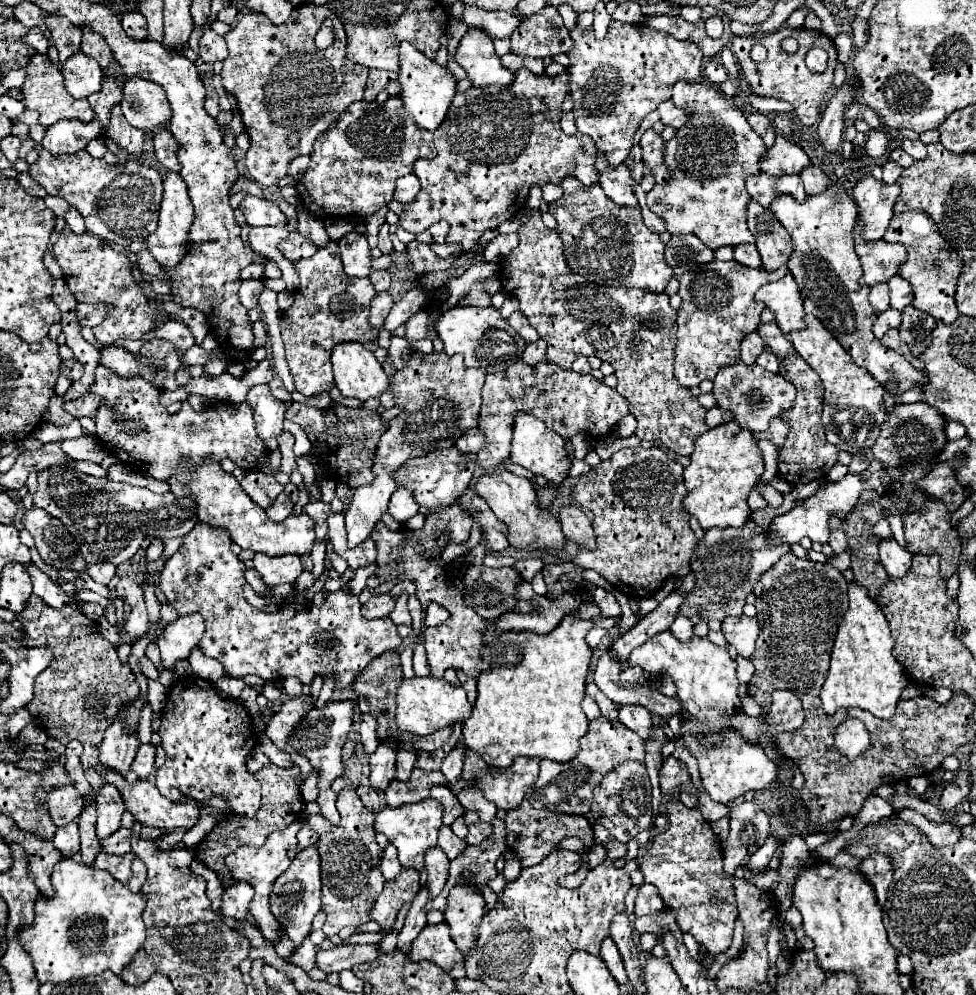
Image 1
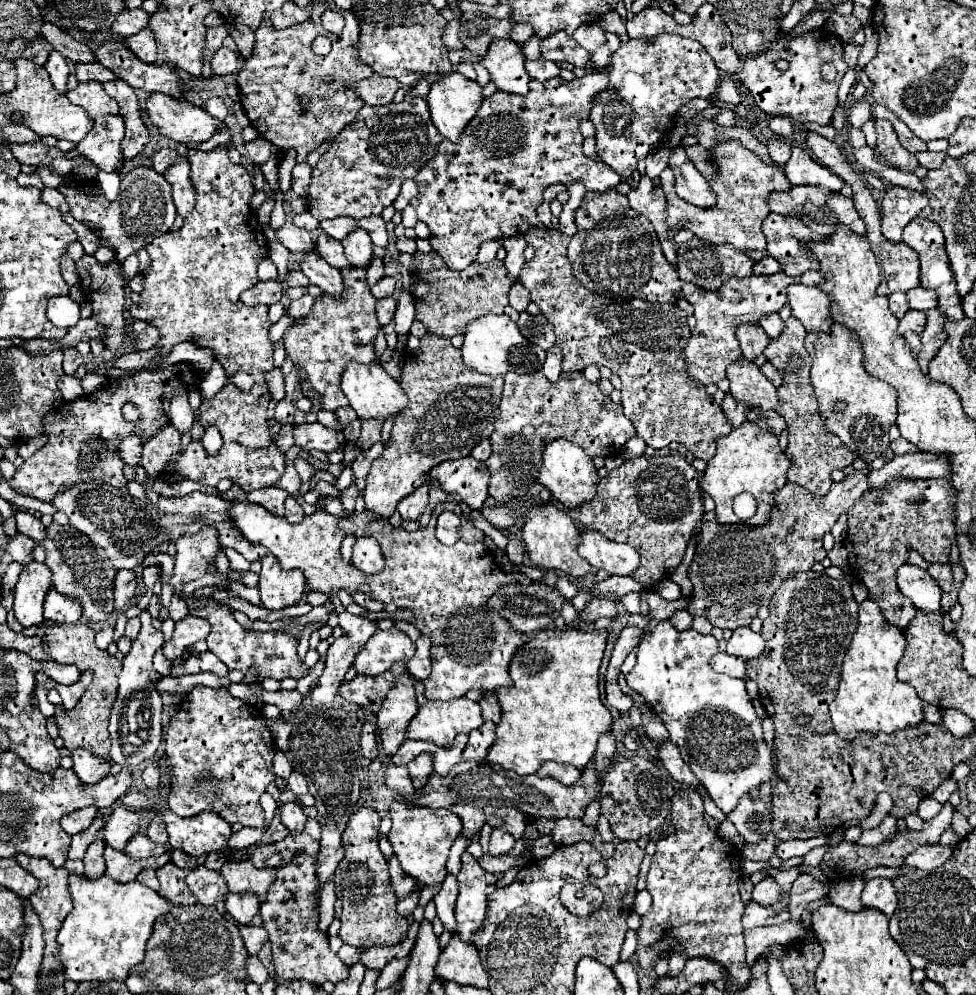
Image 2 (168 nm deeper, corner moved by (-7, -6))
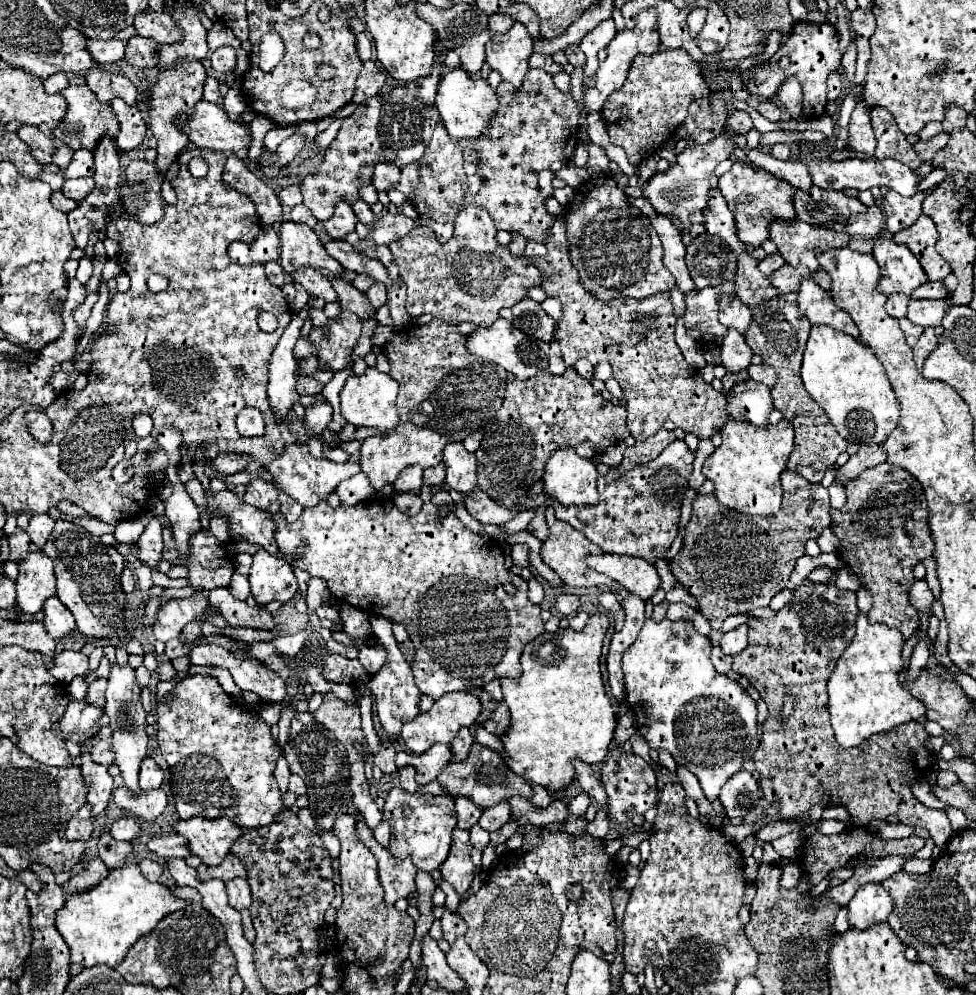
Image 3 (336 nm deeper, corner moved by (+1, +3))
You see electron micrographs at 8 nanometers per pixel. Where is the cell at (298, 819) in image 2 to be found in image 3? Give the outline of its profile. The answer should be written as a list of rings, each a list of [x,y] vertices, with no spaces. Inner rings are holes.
[[[191,675],[191,677],[185,677],[183,681],[179,681],[175,685],[173,693],[175,693],[173,703],[169,703],[169,705],[157,705],[157,743],[159,743],[159,751],[161,751],[163,759],[169,765],[169,773],[171,773],[171,781],[169,783],[171,783],[171,791],[173,791],[173,797],[175,797],[177,815],[181,819],[189,819],[189,817],[195,817],[195,815],[203,815],[207,819],[229,817],[239,827],[261,827],[261,825],[269,825],[273,821],[273,815],[277,815],[277,811],[281,811],[281,807],[283,807],[281,791],[279,791],[277,781],[275,781],[275,775],[273,775],[275,765],[277,765],[277,755],[281,755],[281,745],[273,739],[271,727],[265,725],[265,721],[261,717],[253,715],[251,711],[245,711],[243,709],[243,703],[231,699],[231,695],[227,695],[221,689],[219,681],[213,675]]]

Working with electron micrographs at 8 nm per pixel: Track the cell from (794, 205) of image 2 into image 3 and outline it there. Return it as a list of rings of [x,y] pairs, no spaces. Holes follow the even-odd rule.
[[[817,185],[809,191],[795,191],[793,207],[801,221],[825,229],[843,229],[849,215],[867,211],[857,197],[847,197],[843,191],[825,191]]]

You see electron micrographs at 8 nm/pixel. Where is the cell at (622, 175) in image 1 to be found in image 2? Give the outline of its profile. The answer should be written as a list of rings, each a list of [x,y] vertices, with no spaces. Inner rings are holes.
[[[643,176],[635,190],[629,188],[629,184],[625,184],[625,182],[621,182],[617,186],[617,190],[629,198],[629,204],[633,210],[637,210],[639,214],[643,214],[651,220],[651,224],[659,236],[659,242],[663,246],[663,254],[667,256],[669,264],[673,264],[677,268],[677,244],[669,238],[667,212],[665,212],[667,204],[665,204],[663,190],[653,186],[653,180],[649,176]]]

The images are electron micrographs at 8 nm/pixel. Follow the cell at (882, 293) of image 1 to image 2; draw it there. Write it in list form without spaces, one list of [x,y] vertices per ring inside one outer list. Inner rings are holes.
[[[893,292],[893,296],[889,296],[889,308],[895,314],[895,318],[903,318],[905,312],[909,310],[907,296],[903,292]]]

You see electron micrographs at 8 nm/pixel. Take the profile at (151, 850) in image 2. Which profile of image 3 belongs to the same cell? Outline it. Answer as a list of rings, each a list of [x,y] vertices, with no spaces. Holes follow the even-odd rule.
[[[169,835],[169,837],[151,837],[147,843],[149,851],[155,853],[161,859],[169,857],[187,857],[187,841],[181,835]]]

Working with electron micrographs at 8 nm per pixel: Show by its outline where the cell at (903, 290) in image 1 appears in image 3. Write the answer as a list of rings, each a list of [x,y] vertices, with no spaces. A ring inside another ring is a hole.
[[[927,281],[921,287],[917,287],[917,291],[913,291],[911,299],[945,299],[945,295],[947,291],[941,281]]]

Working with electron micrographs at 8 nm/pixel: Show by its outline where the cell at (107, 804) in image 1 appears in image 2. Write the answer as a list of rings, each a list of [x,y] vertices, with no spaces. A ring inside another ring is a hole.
[[[121,806],[111,812],[101,836],[111,848],[123,850],[137,832],[139,832],[139,814]]]

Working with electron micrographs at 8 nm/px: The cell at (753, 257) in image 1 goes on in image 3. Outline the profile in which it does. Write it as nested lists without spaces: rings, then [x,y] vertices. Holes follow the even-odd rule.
[[[771,253],[767,255],[763,261],[759,261],[759,269],[765,273],[765,275],[771,275],[773,271],[777,271],[781,265],[783,265],[783,257],[779,253]]]

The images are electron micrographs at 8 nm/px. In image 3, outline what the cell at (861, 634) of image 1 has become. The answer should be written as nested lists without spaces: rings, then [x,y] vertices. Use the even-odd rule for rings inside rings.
[[[857,613],[855,637],[845,647],[827,683],[827,709],[835,739],[841,747],[857,747],[871,735],[893,731],[895,727],[925,715],[925,705],[897,681],[897,673],[903,669],[901,649],[903,635],[899,629],[891,629],[883,623],[869,623],[867,613]]]

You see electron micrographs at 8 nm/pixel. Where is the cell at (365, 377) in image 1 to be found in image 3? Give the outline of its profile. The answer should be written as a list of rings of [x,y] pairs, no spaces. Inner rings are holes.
[[[367,367],[363,375],[349,375],[341,391],[341,415],[355,427],[377,427],[385,433],[399,423],[399,415],[395,409],[397,389],[399,383],[393,381],[387,373],[377,371],[375,367]]]

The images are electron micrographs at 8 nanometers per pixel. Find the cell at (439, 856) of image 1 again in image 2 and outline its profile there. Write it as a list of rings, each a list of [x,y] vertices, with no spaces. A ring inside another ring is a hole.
[[[447,874],[445,882],[443,882],[443,888],[439,890],[439,894],[435,894],[433,902],[437,906],[437,918],[443,922],[445,930],[455,934],[455,900],[457,900],[457,880],[455,876]]]

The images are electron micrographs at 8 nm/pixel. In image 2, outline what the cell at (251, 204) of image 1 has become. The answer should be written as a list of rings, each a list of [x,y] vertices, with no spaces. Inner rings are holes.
[[[285,222],[285,226],[279,228],[279,230],[275,230],[275,232],[273,232],[273,228],[265,228],[265,236],[271,242],[279,240],[293,254],[315,252],[315,242],[311,240],[311,234],[307,230],[301,230],[301,228],[293,226],[291,222]]]

